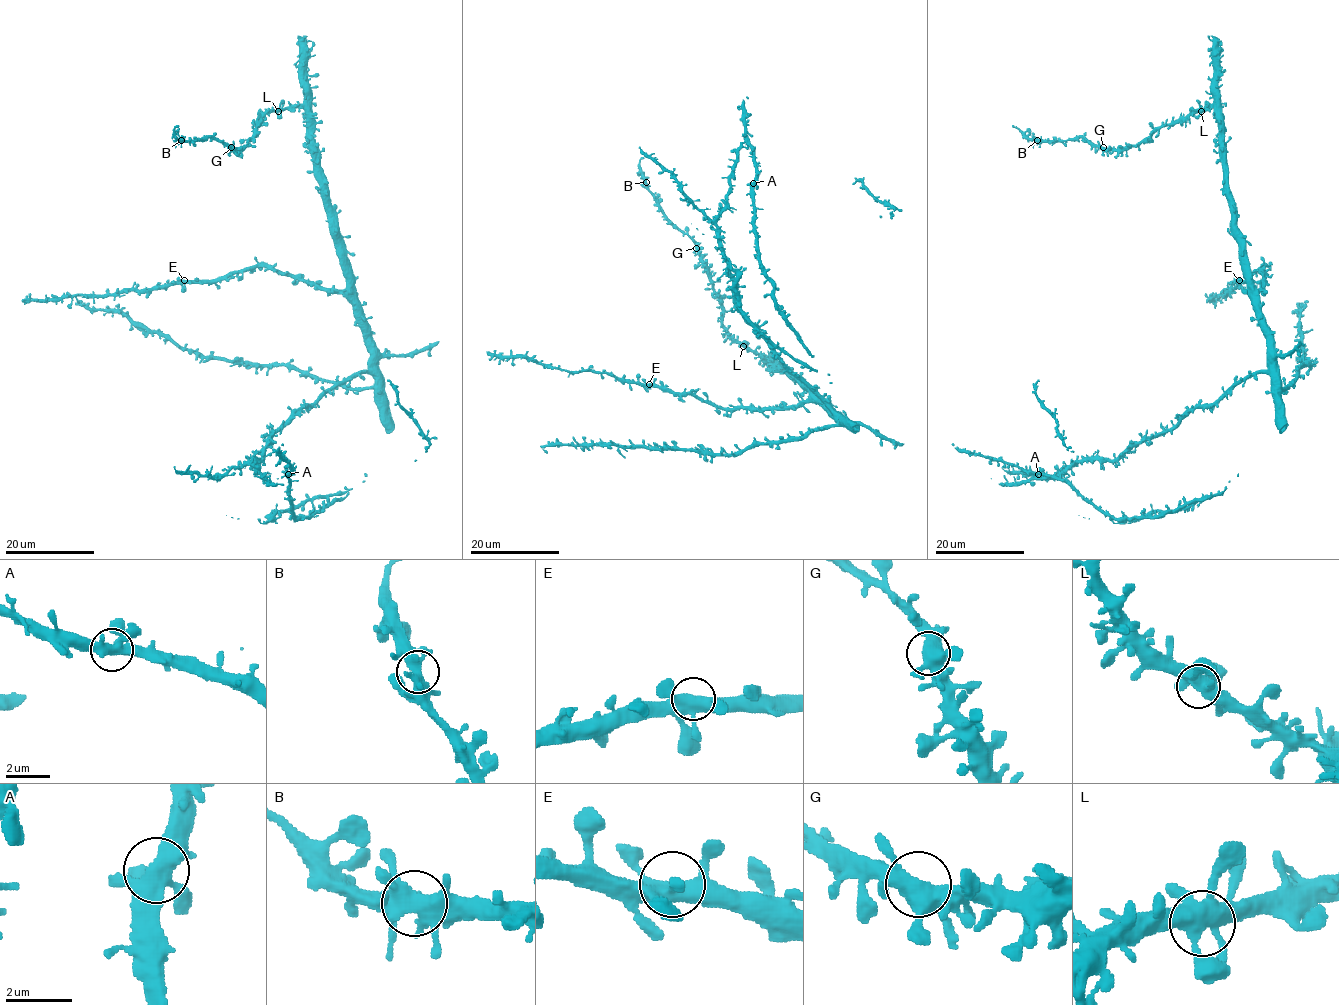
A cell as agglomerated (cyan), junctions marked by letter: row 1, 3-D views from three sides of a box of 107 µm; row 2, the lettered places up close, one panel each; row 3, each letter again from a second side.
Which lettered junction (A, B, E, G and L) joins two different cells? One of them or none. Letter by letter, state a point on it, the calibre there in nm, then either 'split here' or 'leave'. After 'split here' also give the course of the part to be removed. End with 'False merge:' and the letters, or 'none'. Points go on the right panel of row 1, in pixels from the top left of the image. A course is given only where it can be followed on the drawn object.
A: at (1038, 474); 440 nm thick; leave
B: at (1037, 140); 480 nm thick; leave
E: at (1239, 280); 460 nm thick; leave
G: at (1103, 147); 460 nm thick; leave
L: at (1201, 111); 460 nm thick; leave
False merge: none

